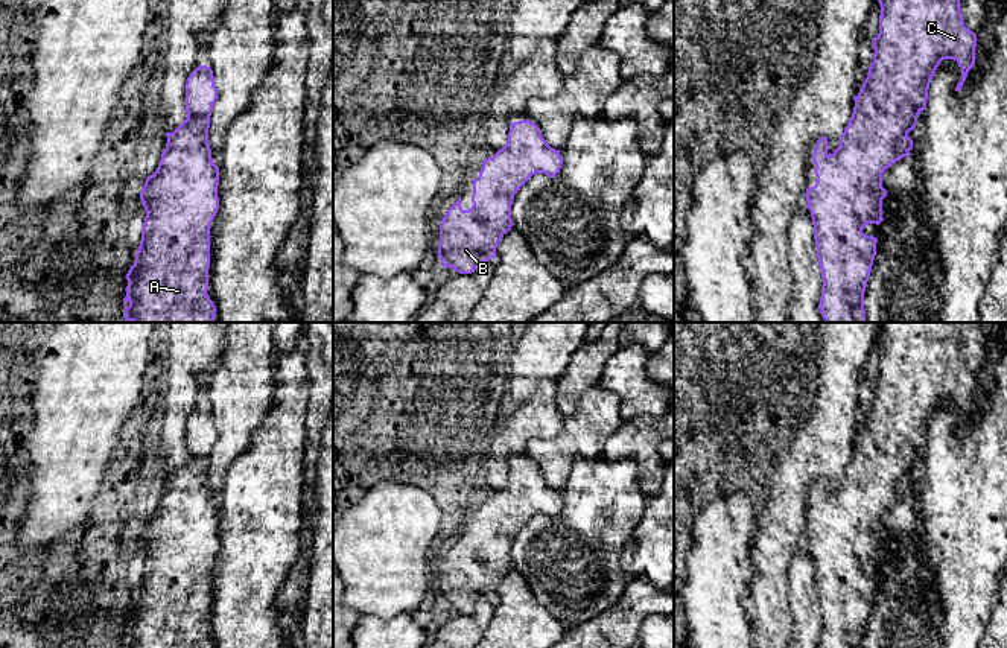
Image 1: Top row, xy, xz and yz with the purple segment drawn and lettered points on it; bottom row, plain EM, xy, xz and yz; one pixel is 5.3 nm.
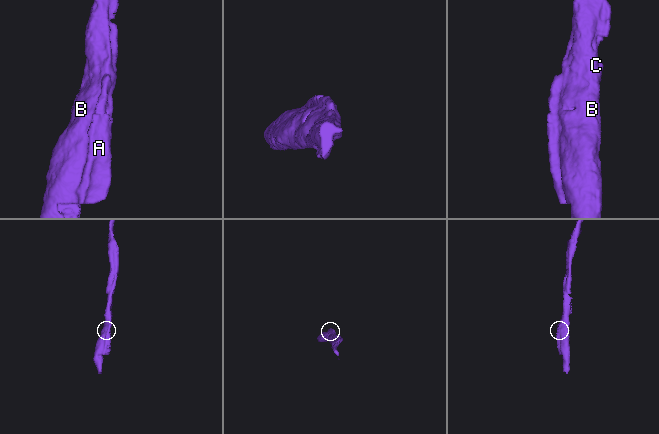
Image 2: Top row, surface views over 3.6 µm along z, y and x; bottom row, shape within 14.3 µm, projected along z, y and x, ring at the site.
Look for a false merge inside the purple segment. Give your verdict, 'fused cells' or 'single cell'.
single cell

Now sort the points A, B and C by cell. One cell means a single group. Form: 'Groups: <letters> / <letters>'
Groups: A B C

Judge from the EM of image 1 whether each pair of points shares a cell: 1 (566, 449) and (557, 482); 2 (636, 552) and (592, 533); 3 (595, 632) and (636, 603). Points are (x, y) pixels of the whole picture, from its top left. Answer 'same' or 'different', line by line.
1: same
2: different
3: same

